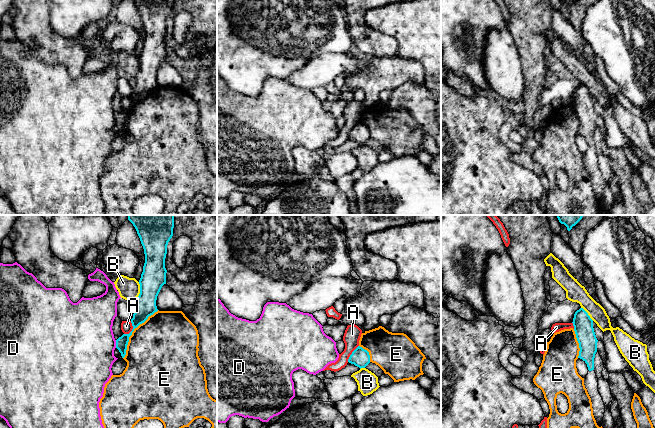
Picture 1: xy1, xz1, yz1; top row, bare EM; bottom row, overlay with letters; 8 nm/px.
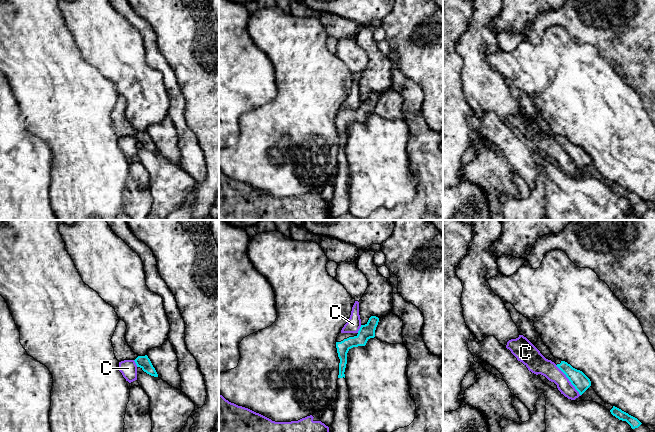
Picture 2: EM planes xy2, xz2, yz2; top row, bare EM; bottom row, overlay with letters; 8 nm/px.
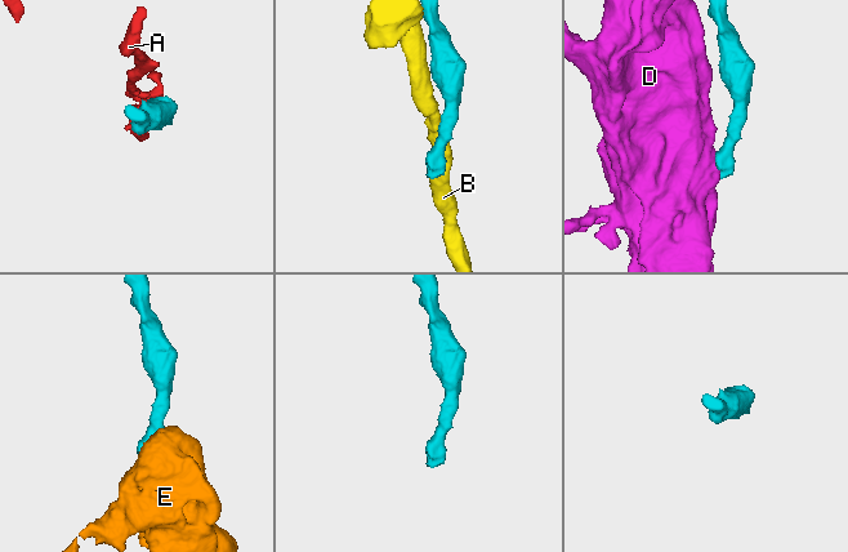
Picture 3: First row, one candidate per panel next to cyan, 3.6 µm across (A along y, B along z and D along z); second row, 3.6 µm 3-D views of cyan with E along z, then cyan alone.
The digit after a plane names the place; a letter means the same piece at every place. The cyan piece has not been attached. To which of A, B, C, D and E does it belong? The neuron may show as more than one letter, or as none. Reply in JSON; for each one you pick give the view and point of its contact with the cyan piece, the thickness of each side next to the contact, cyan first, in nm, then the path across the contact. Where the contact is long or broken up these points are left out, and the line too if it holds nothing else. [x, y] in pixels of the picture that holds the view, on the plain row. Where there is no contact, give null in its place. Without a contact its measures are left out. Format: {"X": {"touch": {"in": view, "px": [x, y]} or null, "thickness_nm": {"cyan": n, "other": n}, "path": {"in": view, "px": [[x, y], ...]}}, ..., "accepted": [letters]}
{"accepted": []}

